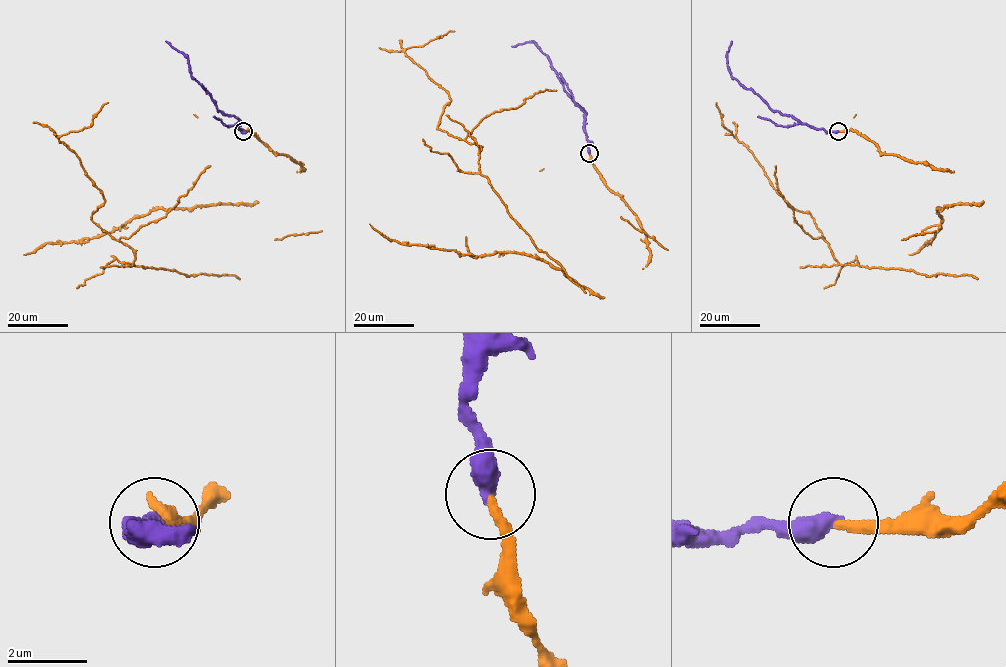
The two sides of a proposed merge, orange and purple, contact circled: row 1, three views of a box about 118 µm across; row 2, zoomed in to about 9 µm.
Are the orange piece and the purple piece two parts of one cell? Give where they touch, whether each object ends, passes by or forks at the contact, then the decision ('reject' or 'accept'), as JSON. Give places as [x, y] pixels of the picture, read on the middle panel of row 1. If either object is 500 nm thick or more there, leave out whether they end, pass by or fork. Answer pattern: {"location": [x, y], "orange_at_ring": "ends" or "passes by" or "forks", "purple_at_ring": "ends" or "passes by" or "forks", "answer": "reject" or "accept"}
{"location": [589, 153], "orange_at_ring": "ends", "purple_at_ring": "ends", "answer": "accept"}

